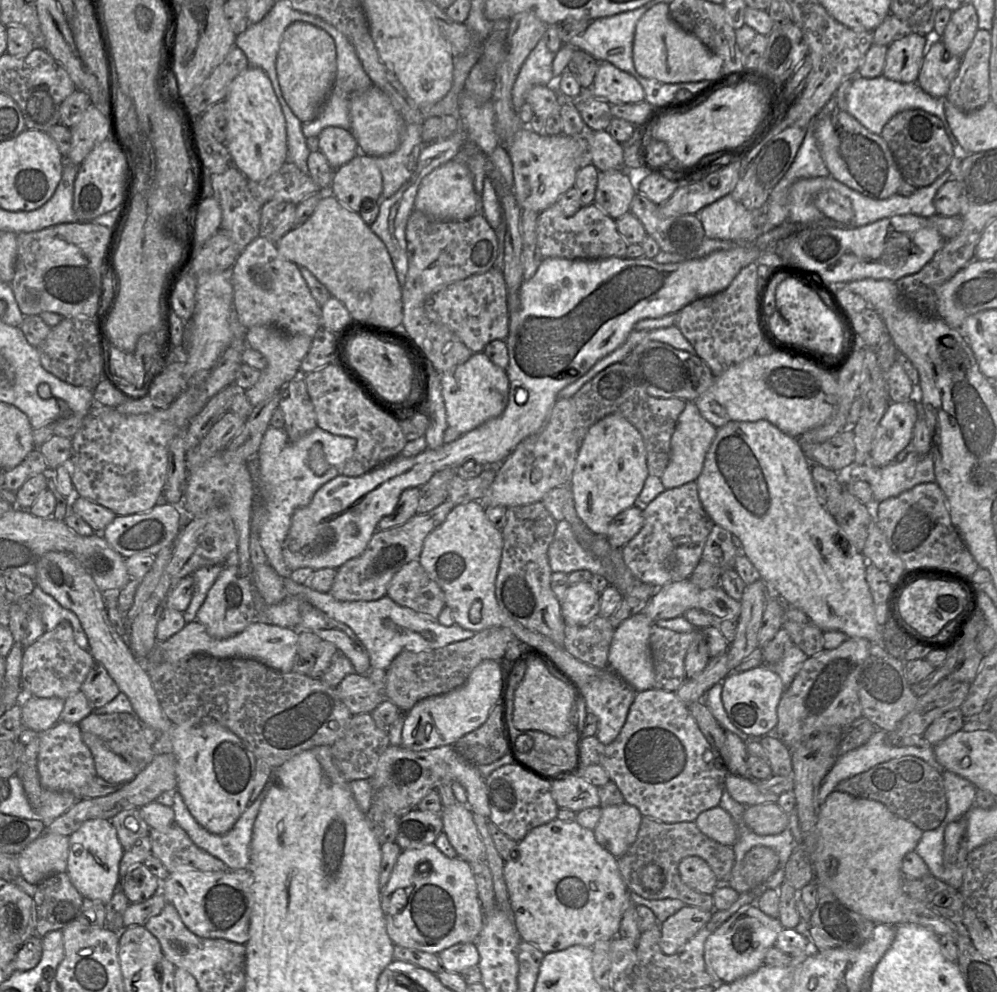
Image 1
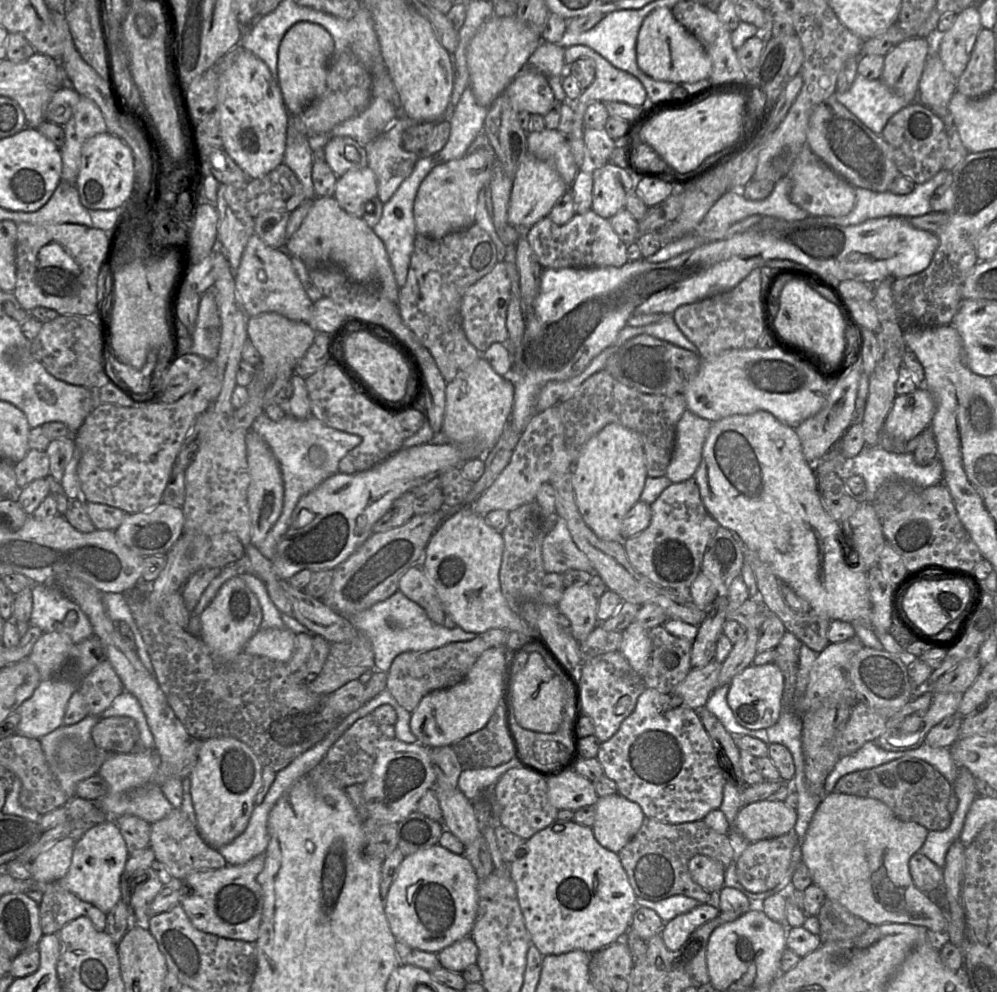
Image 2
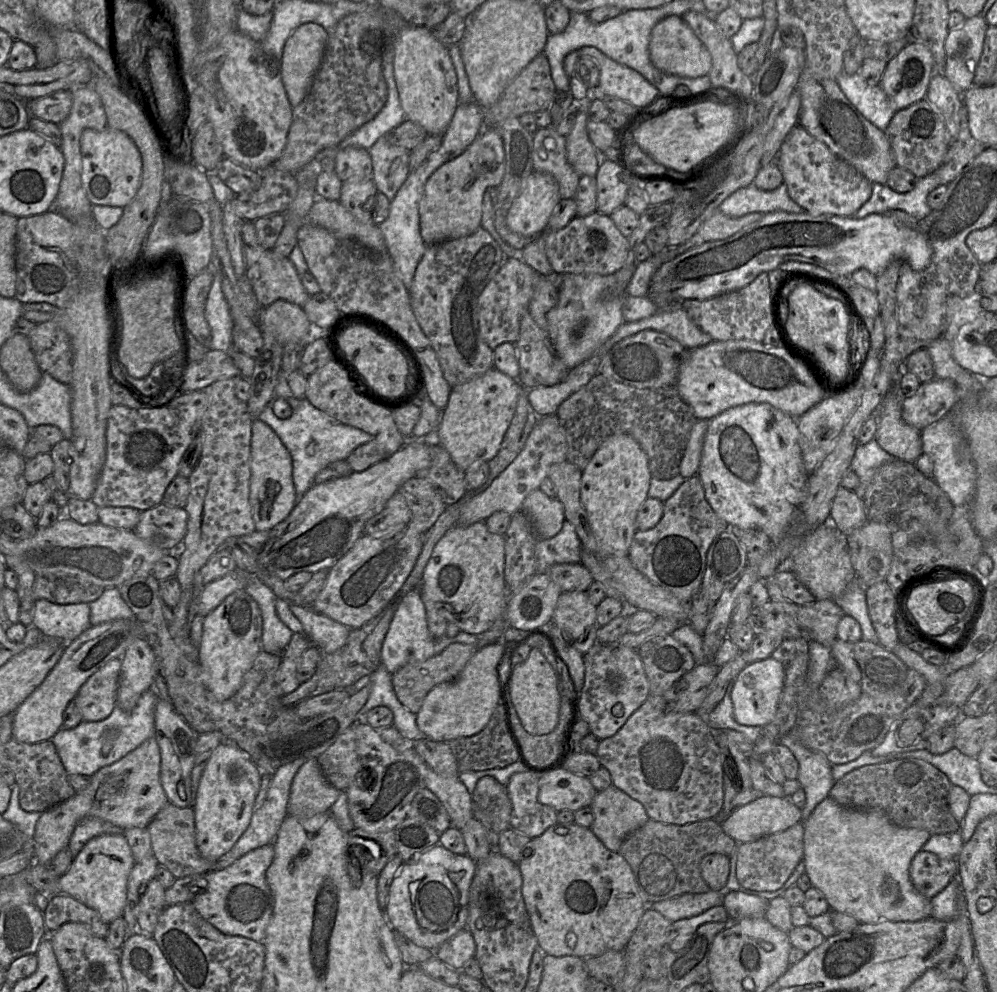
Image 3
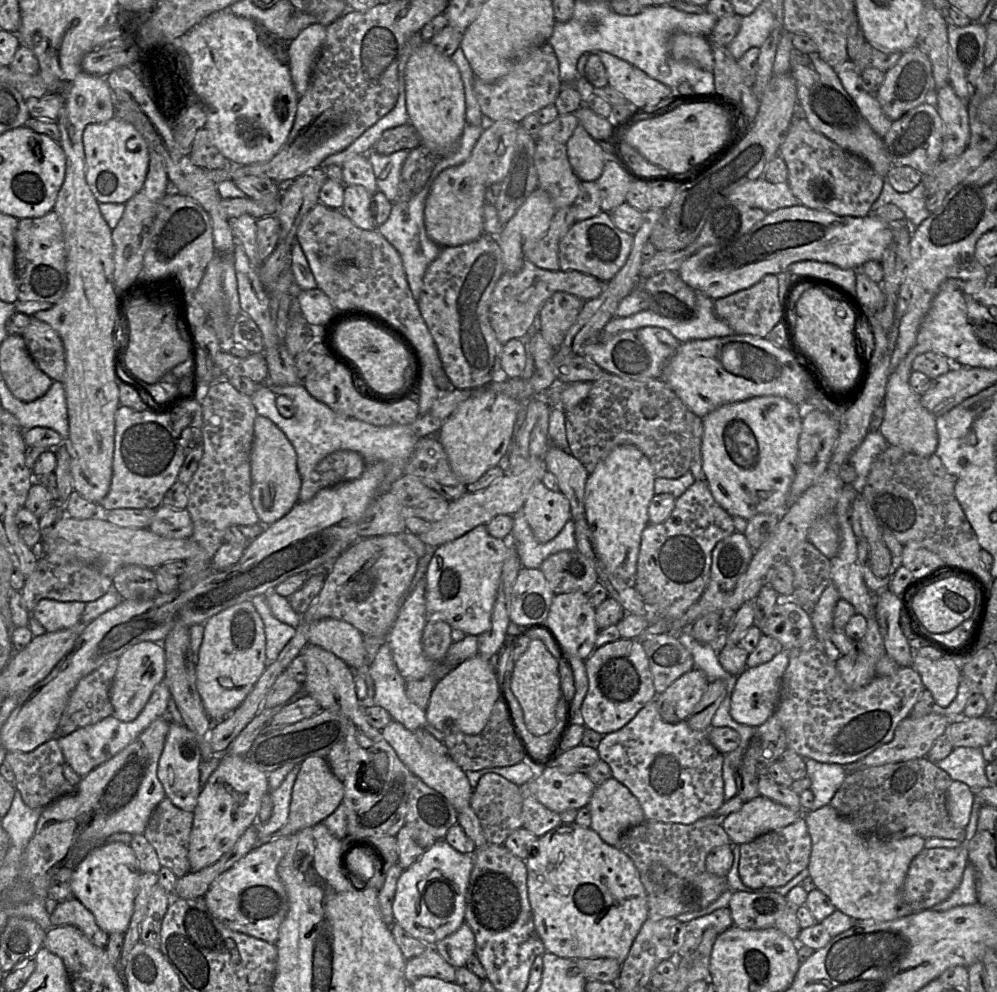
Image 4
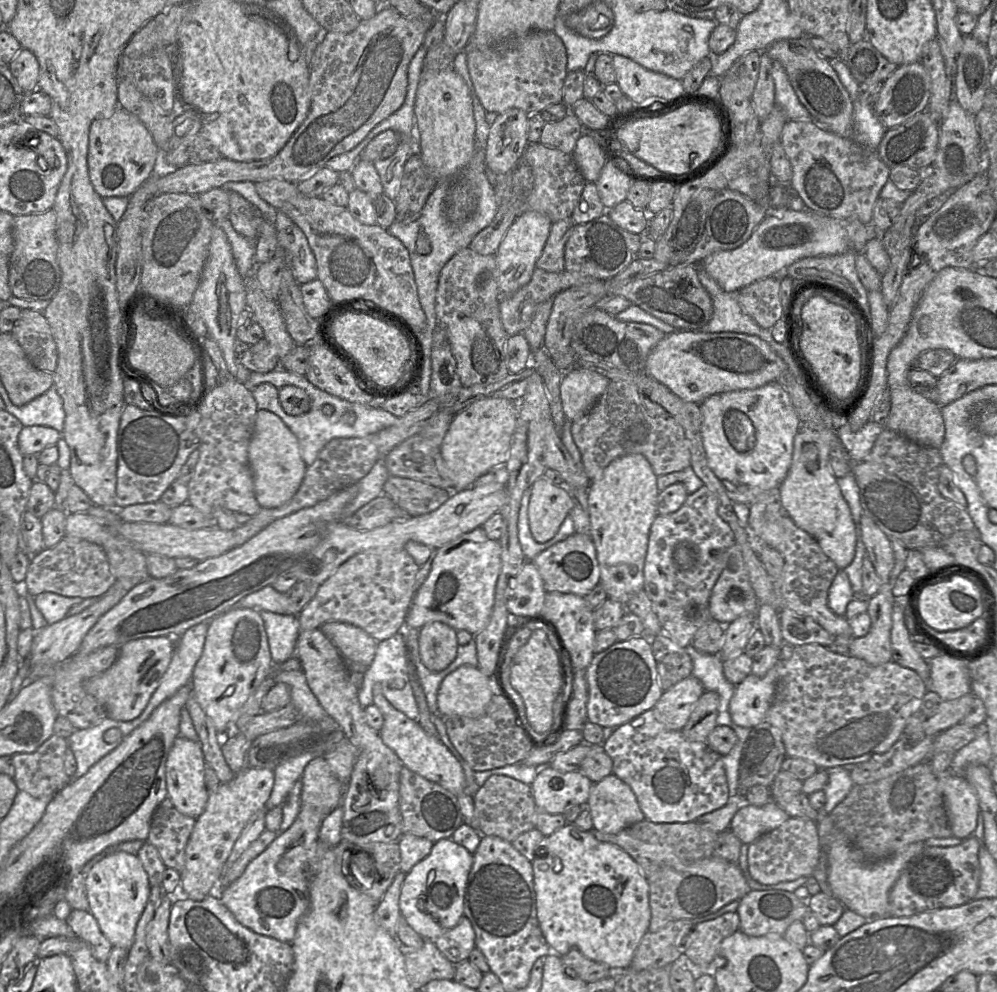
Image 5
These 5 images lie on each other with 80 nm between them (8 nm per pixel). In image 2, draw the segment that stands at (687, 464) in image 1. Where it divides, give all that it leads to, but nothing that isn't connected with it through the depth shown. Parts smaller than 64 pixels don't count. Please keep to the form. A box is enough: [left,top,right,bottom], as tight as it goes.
[665,409,711,484]

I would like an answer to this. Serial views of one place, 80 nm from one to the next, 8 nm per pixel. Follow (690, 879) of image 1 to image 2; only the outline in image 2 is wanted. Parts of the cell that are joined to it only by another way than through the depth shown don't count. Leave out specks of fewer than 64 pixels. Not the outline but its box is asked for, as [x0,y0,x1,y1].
[688,855,726,894]

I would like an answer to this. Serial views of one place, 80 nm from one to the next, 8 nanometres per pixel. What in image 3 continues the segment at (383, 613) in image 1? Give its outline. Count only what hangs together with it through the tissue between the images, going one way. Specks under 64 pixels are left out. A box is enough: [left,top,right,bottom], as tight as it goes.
[380,589,478,673]

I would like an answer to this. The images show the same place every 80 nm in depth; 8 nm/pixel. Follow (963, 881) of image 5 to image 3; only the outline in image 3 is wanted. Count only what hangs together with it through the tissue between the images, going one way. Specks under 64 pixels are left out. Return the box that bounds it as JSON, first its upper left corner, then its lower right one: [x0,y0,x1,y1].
[909,850,958,900]

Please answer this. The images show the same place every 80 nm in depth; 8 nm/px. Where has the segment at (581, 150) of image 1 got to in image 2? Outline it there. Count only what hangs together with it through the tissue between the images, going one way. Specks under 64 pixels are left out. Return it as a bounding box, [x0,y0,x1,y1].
[508,153,570,233]

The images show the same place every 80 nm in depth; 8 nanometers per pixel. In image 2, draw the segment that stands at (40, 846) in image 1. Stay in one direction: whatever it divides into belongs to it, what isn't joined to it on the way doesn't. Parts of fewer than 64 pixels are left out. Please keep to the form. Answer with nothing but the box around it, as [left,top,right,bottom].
[30,837,74,883]

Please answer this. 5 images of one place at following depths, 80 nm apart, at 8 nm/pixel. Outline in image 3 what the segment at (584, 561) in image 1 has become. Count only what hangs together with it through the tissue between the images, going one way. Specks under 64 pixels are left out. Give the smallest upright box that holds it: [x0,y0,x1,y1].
[535,521,582,573]

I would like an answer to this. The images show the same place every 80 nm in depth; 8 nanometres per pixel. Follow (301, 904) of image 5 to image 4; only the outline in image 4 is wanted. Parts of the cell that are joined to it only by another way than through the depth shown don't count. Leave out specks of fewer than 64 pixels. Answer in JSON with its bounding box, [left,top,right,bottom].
[203,836,289,944]

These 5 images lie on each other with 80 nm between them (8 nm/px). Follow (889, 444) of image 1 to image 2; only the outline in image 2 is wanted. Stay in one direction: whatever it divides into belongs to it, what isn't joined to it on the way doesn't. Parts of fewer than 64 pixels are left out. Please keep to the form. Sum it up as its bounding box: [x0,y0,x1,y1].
[882,386,935,442]

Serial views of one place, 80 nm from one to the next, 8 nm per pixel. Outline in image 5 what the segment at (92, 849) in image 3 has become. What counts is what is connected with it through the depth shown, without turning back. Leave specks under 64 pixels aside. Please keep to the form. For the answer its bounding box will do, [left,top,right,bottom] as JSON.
[85,852,150,950]

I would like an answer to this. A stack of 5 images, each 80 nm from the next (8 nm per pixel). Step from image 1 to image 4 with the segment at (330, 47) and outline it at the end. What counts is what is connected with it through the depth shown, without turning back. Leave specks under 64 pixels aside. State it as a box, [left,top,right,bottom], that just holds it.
[288,23,326,97]

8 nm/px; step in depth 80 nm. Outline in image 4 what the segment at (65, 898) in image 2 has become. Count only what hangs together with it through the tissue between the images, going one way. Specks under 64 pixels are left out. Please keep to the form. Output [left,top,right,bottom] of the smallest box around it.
[49,898,109,948]

